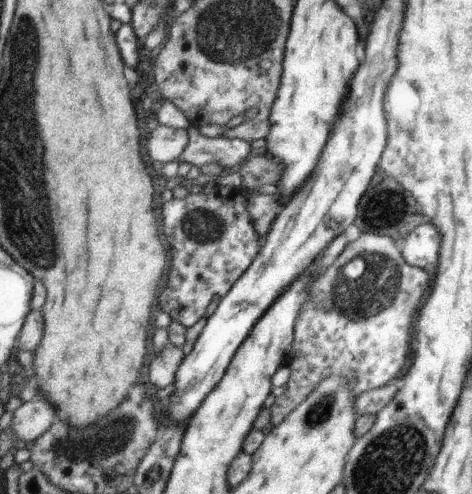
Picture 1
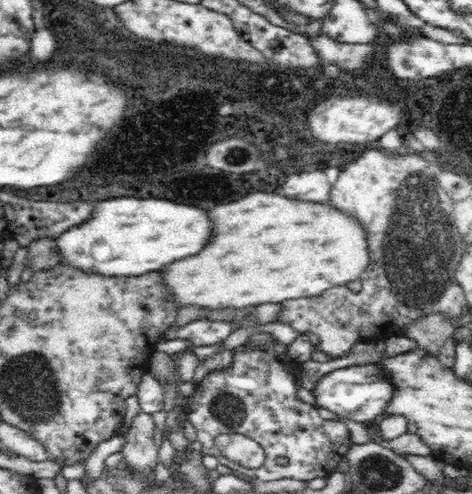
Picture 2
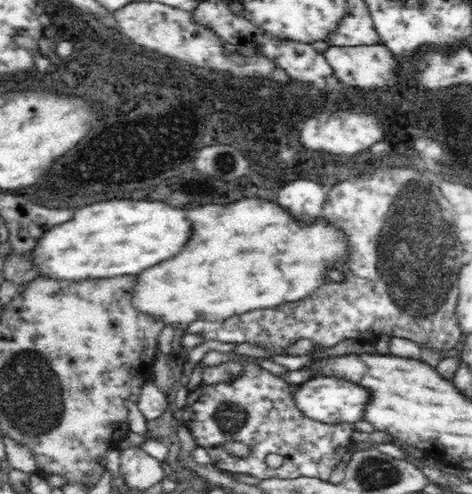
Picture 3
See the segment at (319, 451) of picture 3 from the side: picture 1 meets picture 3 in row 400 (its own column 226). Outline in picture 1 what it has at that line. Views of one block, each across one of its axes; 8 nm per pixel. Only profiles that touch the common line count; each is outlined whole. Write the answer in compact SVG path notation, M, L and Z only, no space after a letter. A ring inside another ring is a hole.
M211 186L199 194L181 200L169 200L163 206L163 236L171 244L171 272L159 306L171 322L189 330L203 314L207 304L217 296L227 296L231 286L247 272L259 254L259 236L247 210L249 192L245 188Z

